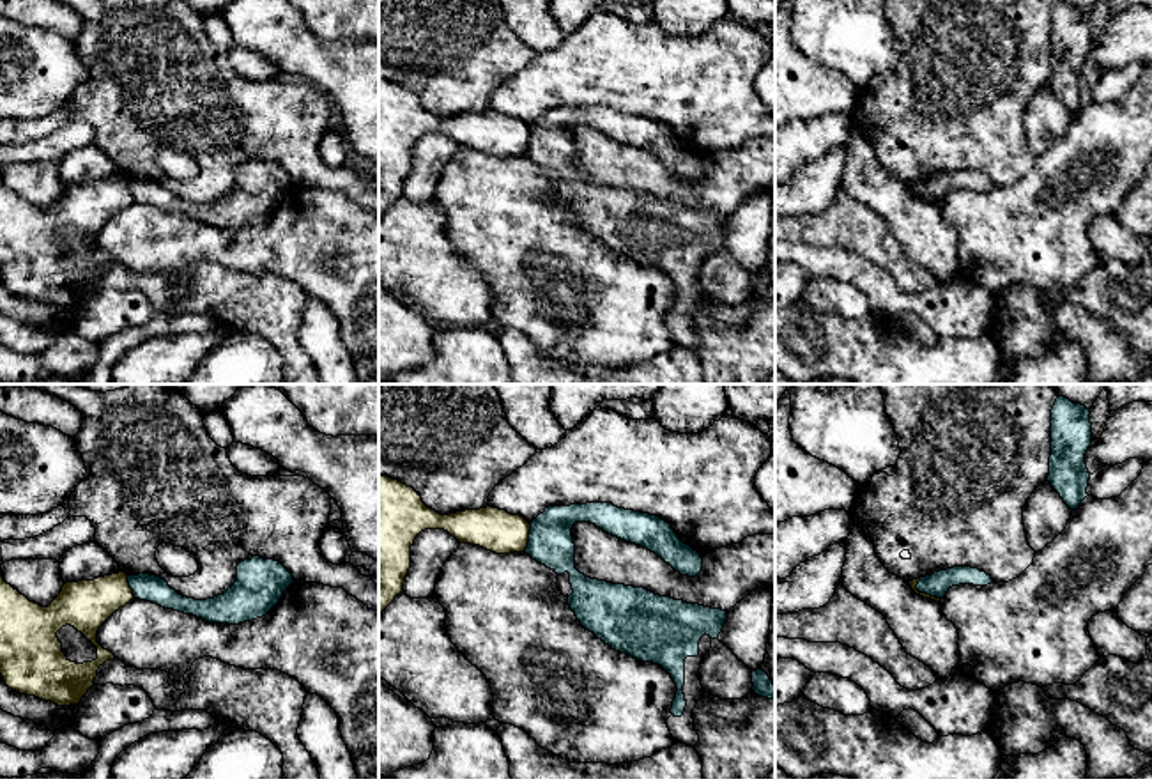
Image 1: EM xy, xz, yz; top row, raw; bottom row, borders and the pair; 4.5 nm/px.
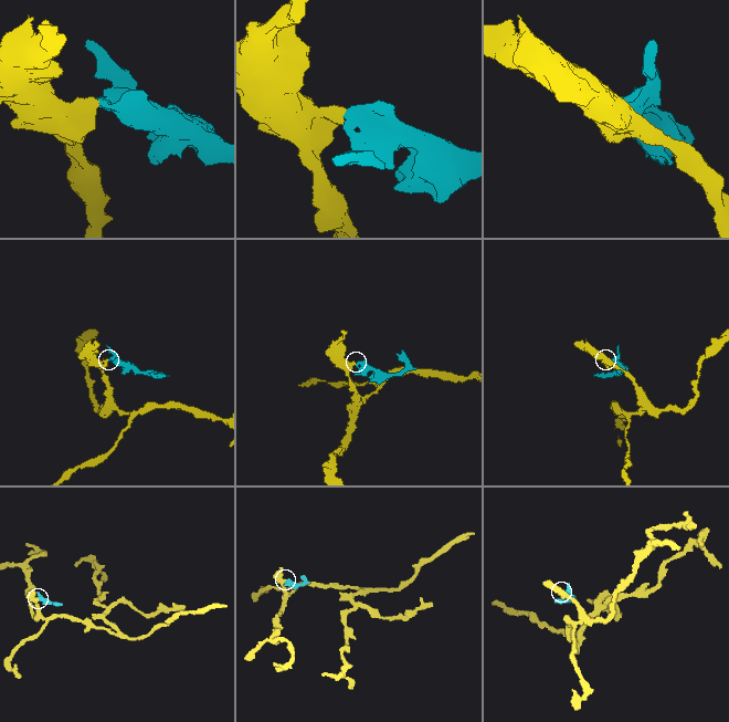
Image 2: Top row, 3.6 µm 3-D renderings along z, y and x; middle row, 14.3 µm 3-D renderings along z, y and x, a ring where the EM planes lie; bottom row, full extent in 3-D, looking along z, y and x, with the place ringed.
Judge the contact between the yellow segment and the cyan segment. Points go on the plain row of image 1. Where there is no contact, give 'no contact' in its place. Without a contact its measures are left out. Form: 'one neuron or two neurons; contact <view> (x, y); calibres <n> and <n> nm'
two neurons; contact yz (924, 197); calibres 40 and 110 nm

